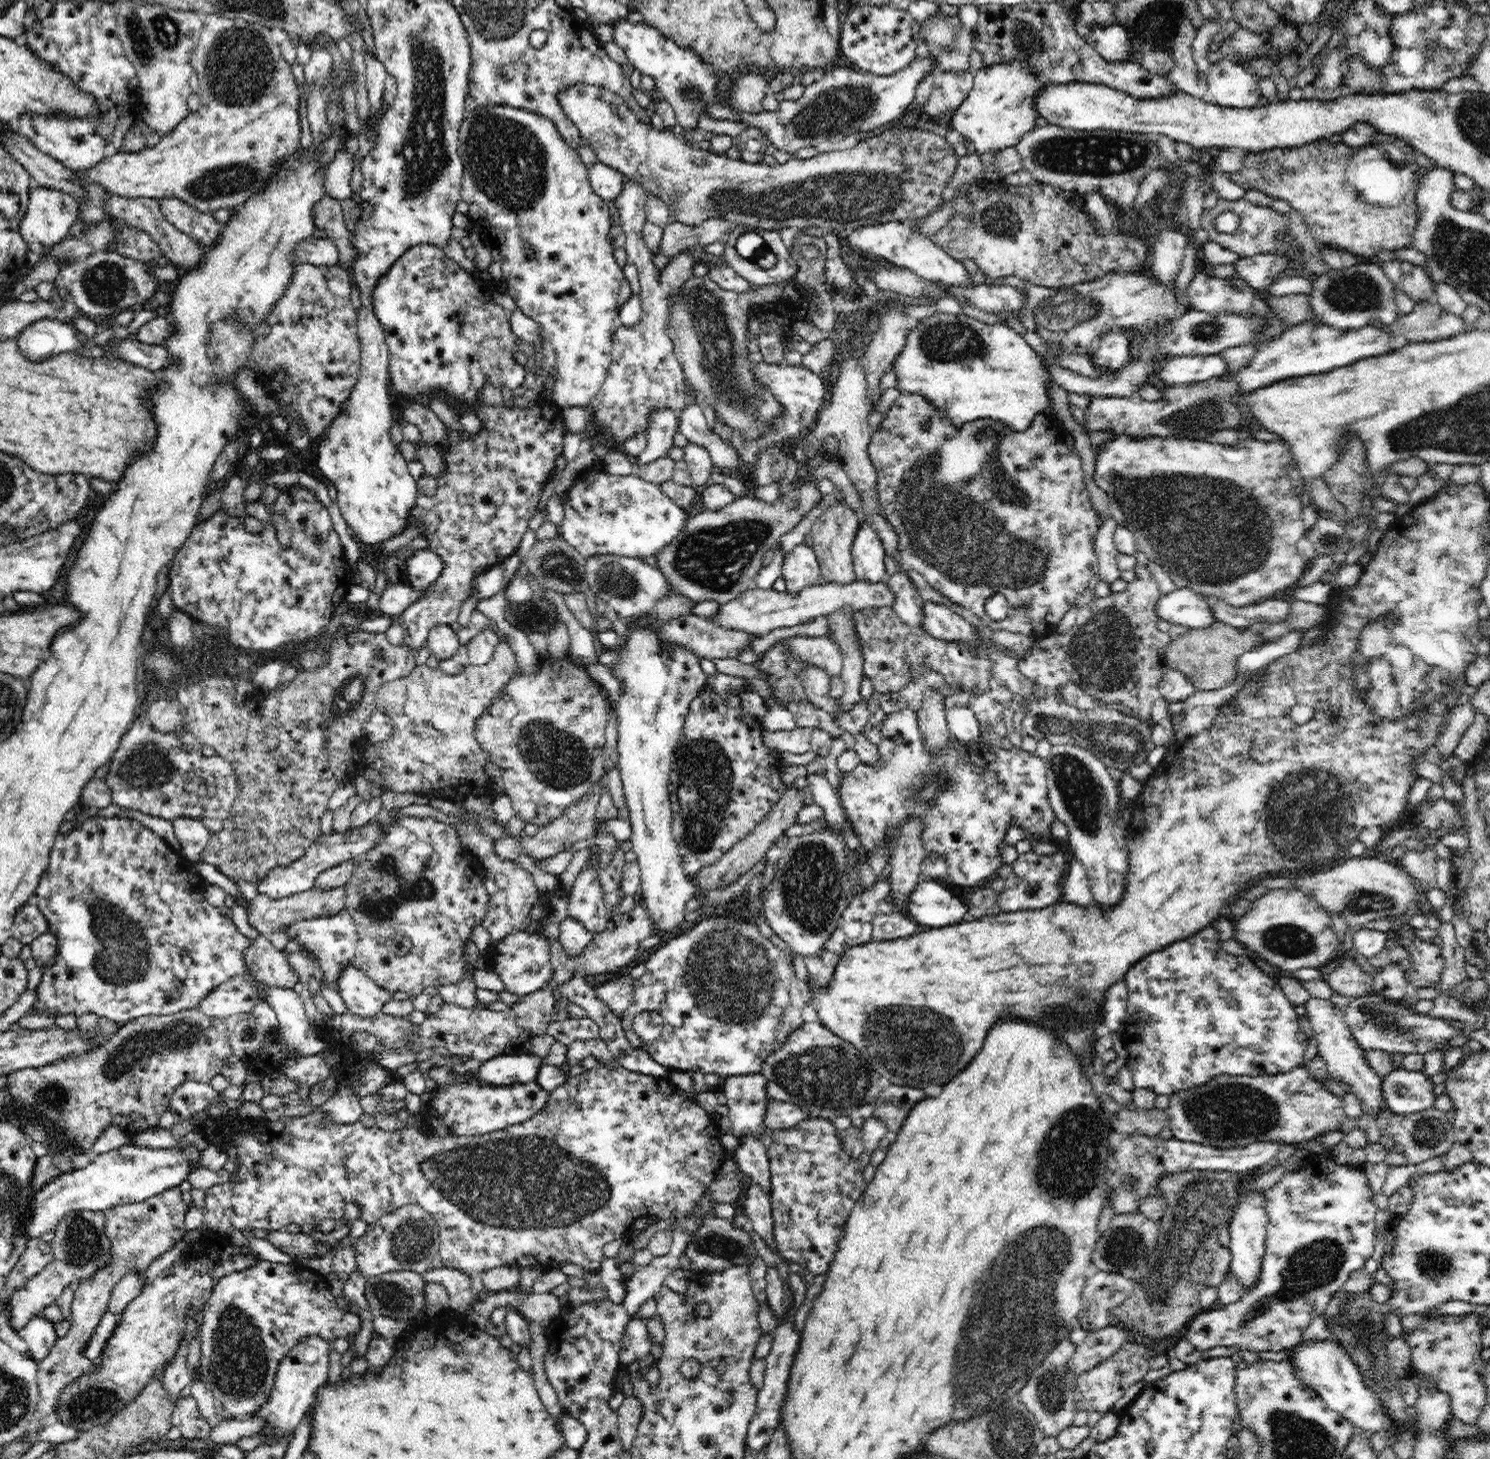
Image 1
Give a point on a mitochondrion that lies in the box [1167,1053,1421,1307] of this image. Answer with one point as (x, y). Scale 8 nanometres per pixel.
(1228, 1111)

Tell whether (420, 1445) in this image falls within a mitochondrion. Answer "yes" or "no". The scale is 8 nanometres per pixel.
no

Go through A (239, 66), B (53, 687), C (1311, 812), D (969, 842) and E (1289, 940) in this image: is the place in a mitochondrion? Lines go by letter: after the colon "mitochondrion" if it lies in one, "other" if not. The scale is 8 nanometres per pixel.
A: mitochondrion
B: other
C: mitochondrion
D: other
E: mitochondrion

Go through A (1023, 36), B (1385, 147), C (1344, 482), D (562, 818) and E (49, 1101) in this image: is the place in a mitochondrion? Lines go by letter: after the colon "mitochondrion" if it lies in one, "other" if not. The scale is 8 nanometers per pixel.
A: mitochondrion
B: other
C: other
D: other
E: mitochondrion

